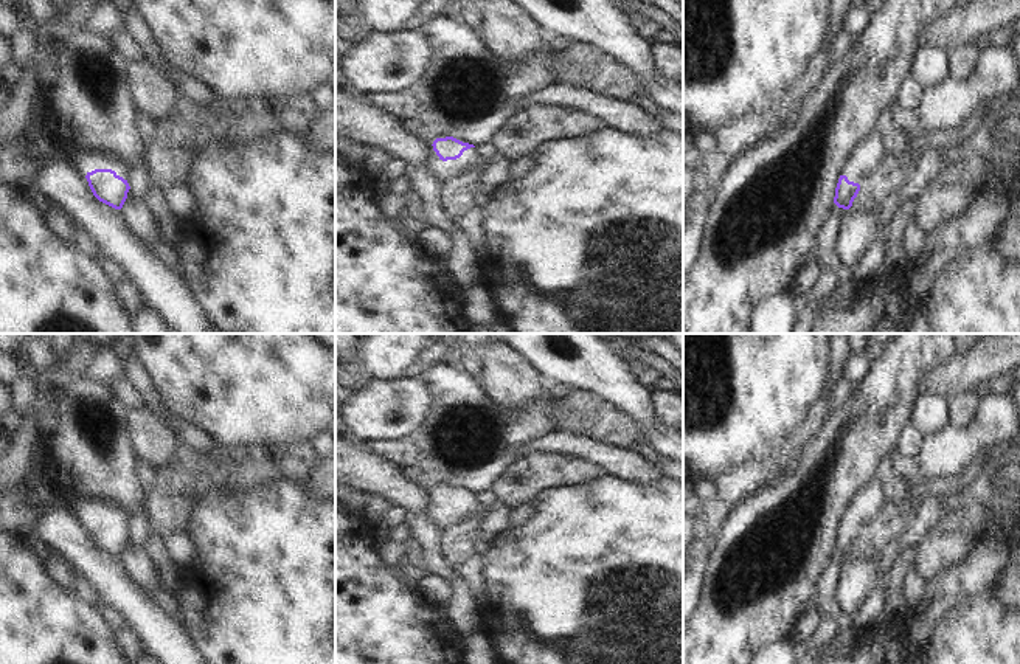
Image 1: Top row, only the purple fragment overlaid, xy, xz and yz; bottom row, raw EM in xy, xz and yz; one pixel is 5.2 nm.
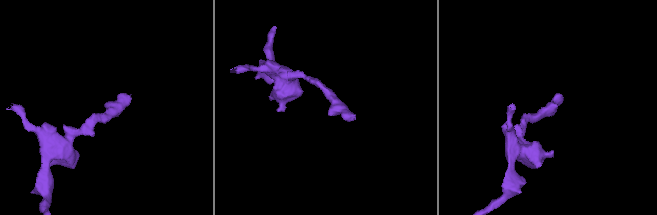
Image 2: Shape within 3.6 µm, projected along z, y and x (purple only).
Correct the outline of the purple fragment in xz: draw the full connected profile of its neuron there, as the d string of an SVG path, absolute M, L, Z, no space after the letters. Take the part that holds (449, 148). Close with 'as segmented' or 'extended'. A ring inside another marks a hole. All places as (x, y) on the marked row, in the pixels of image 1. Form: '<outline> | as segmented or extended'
M453 137L436 138L433 150L442 161L435 174L444 183L458 177L463 171L484 171L487 161L480 157L474 144L463 143Z | extended

